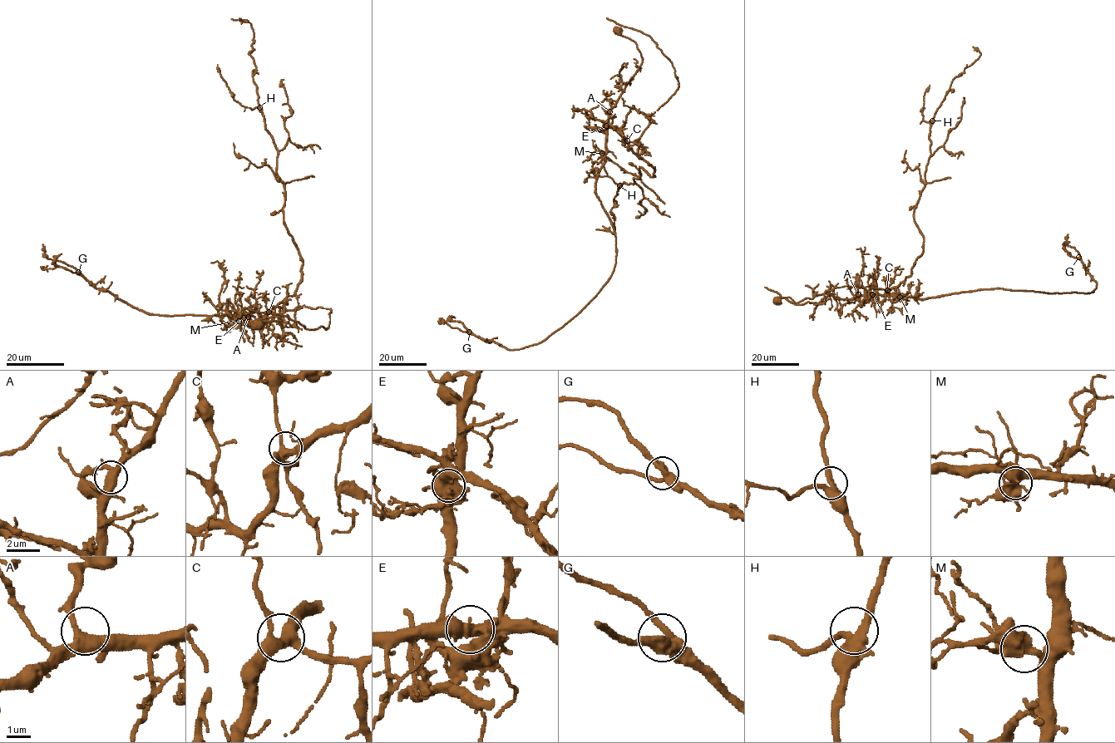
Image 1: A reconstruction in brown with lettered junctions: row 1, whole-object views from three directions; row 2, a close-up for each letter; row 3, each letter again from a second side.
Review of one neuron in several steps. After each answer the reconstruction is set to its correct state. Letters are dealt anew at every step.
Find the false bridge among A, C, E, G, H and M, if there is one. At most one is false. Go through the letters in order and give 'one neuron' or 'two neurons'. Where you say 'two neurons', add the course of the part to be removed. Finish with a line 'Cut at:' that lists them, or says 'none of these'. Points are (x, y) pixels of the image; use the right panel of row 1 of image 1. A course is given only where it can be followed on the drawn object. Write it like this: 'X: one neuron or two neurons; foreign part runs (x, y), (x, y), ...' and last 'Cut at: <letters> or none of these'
A: one neuron
C: one neuron
E: two neurons; foreign part runs (873, 294), (924, 299), (999, 288), (1089, 292), (1097, 282), (1078, 253), (1069, 246), (1068, 233)
G: one neuron
H: one neuron
M: one neuron
Cut at: E

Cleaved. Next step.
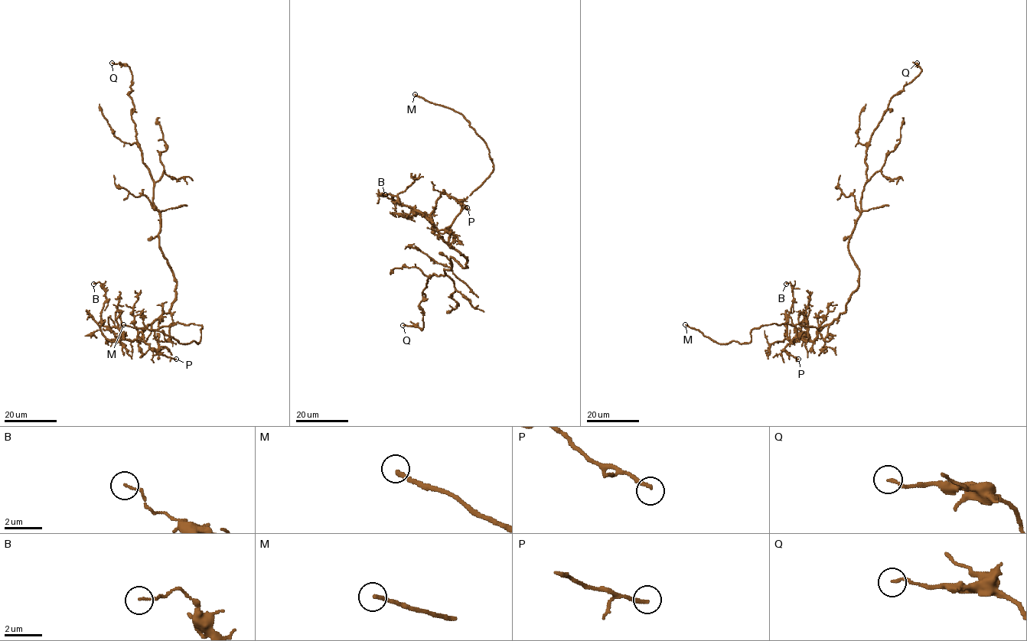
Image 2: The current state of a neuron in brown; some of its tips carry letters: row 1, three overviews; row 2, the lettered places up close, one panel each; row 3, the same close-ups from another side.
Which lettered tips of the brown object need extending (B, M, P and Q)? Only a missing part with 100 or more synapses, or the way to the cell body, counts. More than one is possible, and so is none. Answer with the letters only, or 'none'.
M

